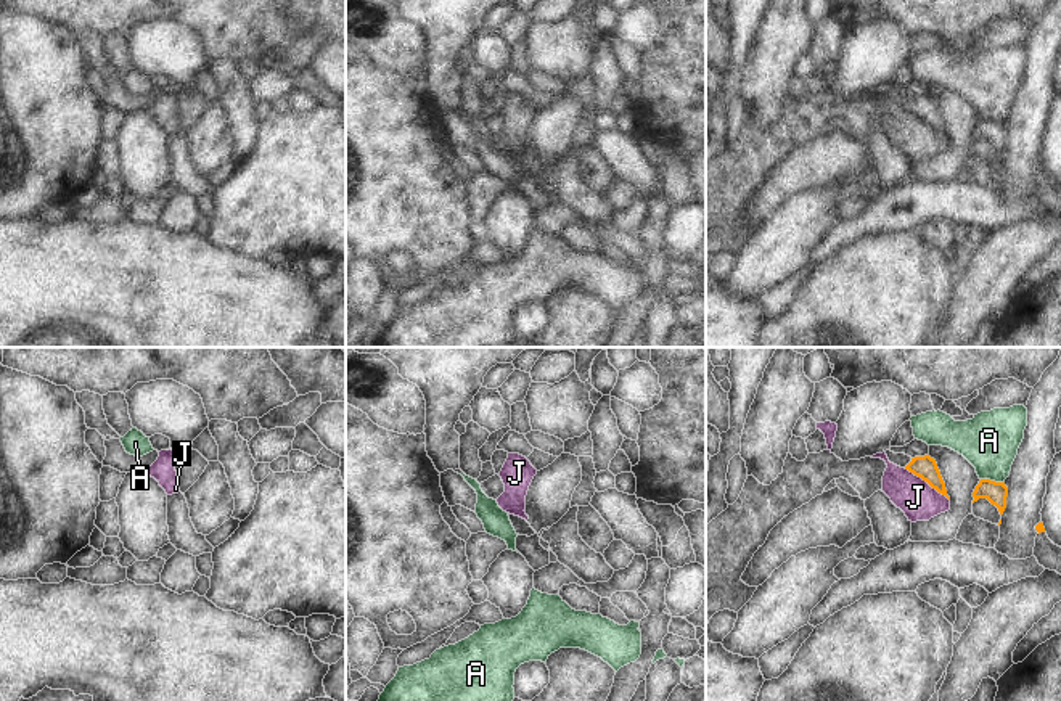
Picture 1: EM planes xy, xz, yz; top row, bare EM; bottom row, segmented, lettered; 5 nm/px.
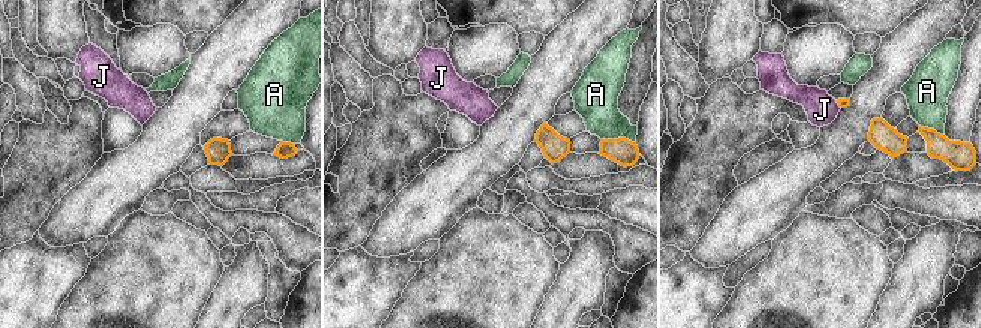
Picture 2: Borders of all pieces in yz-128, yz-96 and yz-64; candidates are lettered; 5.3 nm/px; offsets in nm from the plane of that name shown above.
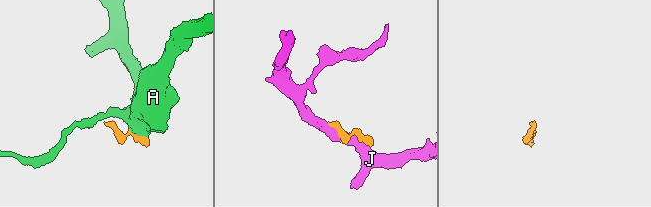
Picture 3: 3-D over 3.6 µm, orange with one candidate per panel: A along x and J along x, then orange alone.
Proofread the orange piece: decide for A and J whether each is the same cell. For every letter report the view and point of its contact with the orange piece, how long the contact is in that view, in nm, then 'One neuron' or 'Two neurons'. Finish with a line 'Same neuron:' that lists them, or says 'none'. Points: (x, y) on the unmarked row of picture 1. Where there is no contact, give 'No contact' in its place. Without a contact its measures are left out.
A: Touches orange at yz (992, 121). Shared border 120 nm. Two neurons
J: Touches orange at yz (926, 121). Shared border 280 nm. Two neurons
Same neuron: none

